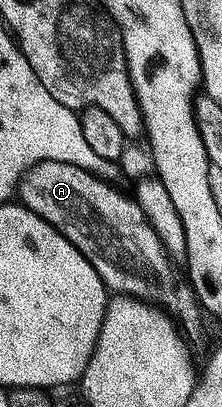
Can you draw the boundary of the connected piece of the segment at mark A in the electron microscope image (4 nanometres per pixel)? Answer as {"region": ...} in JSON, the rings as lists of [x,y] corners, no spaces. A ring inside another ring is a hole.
{"region":[[[44,162],[37,164],[22,179],[17,195],[21,207],[48,222],[48,226],[56,229],[65,240],[72,242],[72,246],[76,246],[76,250],[80,250],[80,254],[84,254],[84,258],[88,258],[111,293],[161,306],[176,318],[187,337],[196,335],[204,319],[197,294],[189,283],[178,284],[171,256],[137,200],[129,195],[126,197],[114,187],[118,186],[76,166],[68,166],[64,162]]]}

